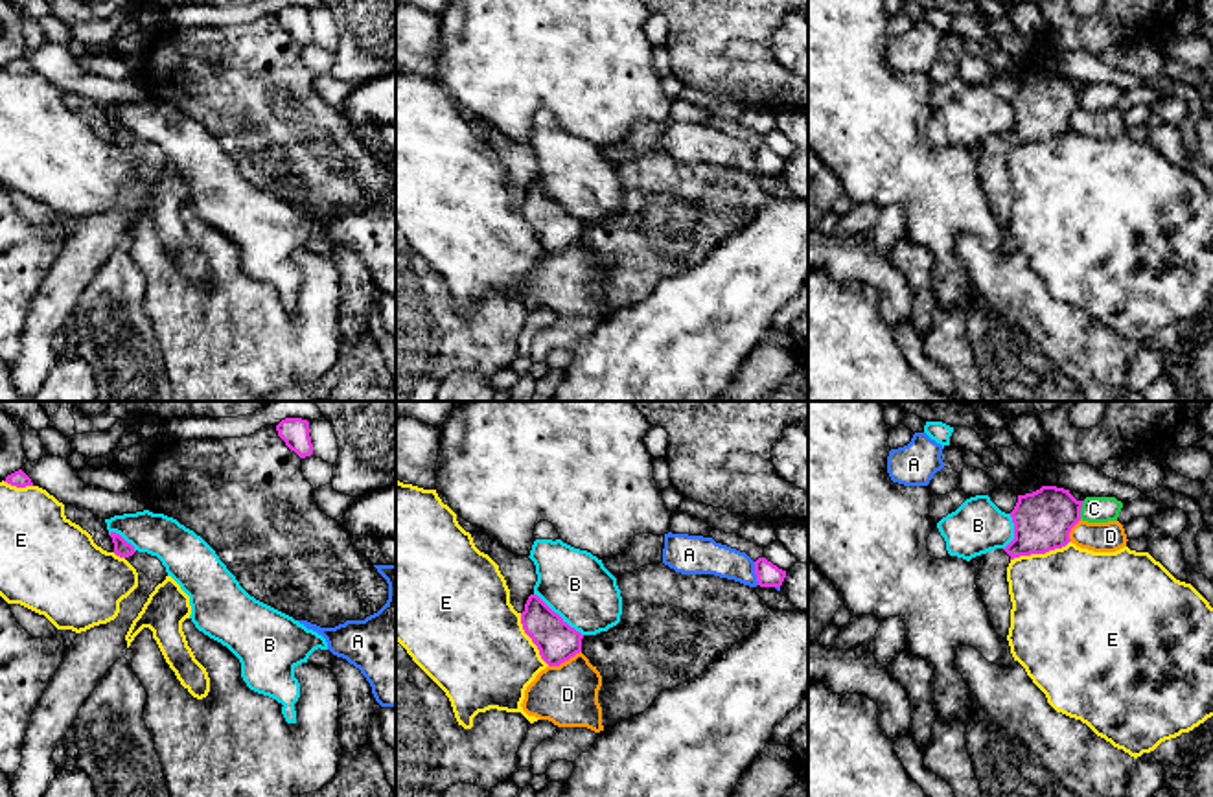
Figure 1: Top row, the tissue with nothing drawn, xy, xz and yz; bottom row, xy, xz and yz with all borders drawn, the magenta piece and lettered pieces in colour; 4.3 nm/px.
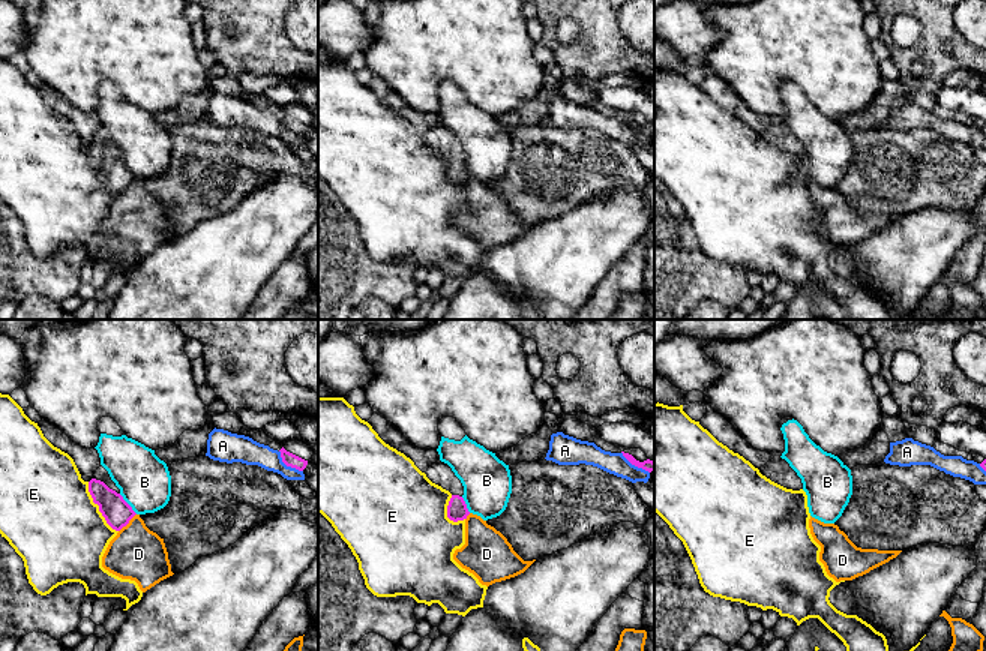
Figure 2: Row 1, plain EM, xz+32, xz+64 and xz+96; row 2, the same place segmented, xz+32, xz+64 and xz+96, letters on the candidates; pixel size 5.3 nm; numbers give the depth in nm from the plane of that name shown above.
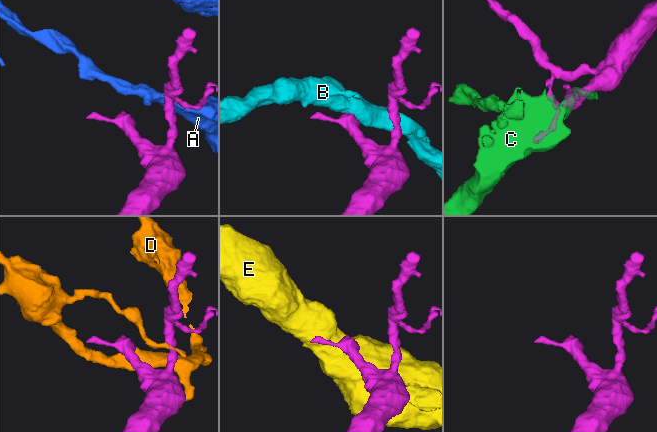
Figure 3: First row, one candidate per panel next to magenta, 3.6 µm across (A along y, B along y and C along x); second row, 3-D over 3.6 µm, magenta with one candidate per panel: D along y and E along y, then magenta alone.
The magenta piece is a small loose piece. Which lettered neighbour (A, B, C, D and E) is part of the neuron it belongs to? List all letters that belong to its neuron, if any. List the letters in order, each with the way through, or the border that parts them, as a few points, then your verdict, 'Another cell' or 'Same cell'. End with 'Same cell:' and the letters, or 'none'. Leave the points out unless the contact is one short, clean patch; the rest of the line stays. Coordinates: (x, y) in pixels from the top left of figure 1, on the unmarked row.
A: Another cell
B: Boundary: xz (534, 181), (582, 223). Another cell
C: Another cell
D: Boundary: xz (580, 238), (549, 254). Another cell
E: Another cell
Same cell: none

